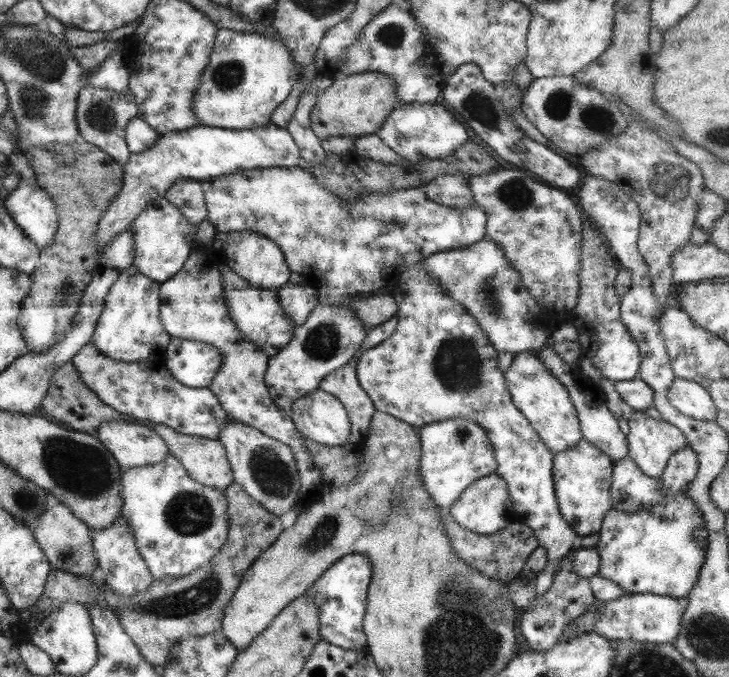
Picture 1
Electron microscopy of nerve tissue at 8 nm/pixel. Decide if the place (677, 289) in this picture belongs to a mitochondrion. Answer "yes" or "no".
no

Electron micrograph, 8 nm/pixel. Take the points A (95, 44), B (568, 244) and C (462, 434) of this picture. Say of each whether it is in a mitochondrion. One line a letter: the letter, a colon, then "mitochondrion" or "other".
A: other
B: other
C: mitochondrion

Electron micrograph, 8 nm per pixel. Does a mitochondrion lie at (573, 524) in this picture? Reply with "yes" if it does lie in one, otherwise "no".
no

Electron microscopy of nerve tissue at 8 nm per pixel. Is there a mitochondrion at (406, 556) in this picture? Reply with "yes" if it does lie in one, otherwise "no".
no

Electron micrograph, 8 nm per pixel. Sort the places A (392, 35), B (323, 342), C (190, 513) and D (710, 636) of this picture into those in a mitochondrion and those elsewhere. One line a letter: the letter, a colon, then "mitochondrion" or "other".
A: mitochondrion
B: mitochondrion
C: mitochondrion
D: mitochondrion

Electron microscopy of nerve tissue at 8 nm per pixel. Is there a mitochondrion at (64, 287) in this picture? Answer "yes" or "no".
yes

